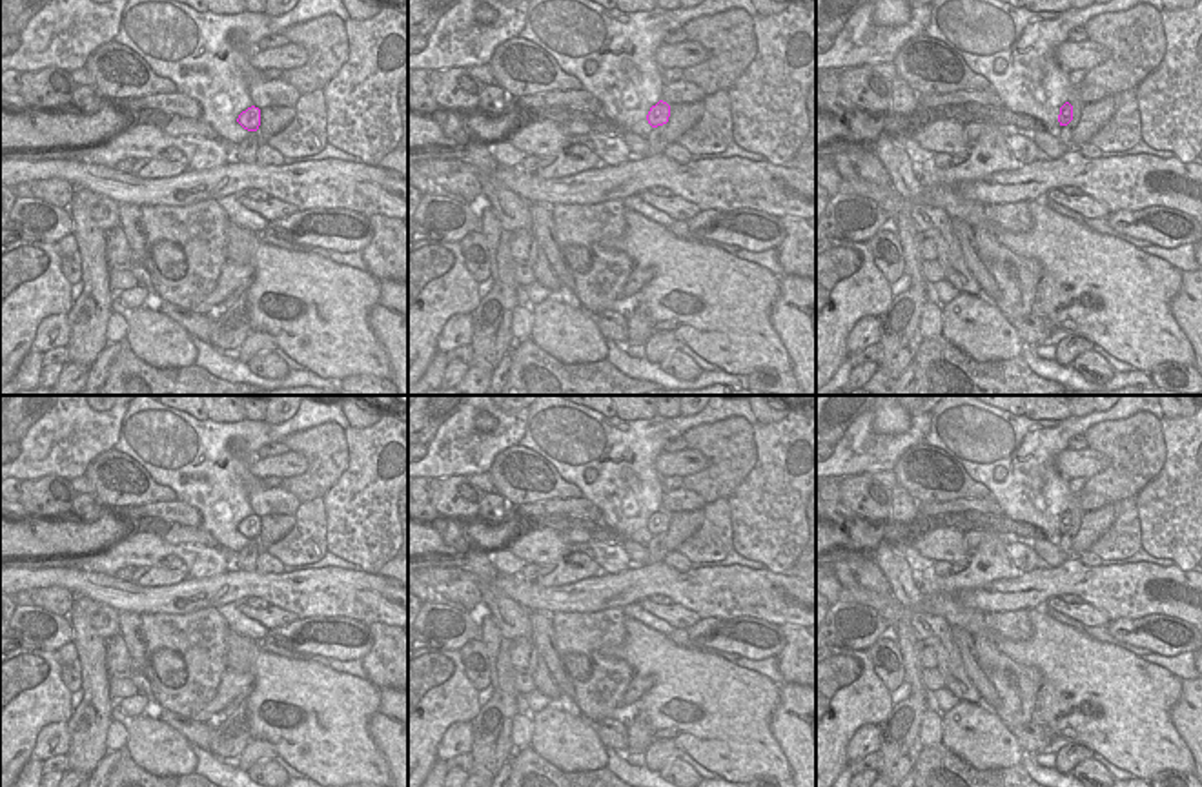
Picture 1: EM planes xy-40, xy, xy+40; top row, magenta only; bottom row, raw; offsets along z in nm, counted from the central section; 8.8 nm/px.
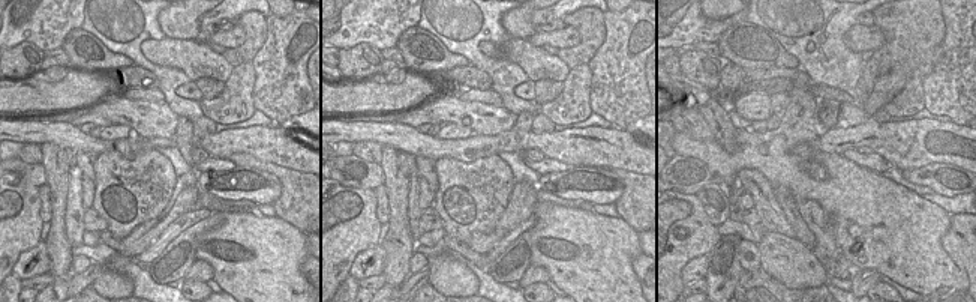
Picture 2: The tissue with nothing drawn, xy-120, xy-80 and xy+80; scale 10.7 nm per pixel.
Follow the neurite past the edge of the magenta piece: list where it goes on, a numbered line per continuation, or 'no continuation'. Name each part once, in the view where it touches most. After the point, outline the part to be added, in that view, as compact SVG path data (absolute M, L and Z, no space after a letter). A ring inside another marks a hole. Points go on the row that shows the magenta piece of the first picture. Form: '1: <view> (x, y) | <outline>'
no continuation

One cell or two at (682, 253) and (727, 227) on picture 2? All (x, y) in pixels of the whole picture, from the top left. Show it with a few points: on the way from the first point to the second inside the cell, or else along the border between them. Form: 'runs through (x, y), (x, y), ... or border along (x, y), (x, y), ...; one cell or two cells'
border along (717, 227), (720, 236); two cells

